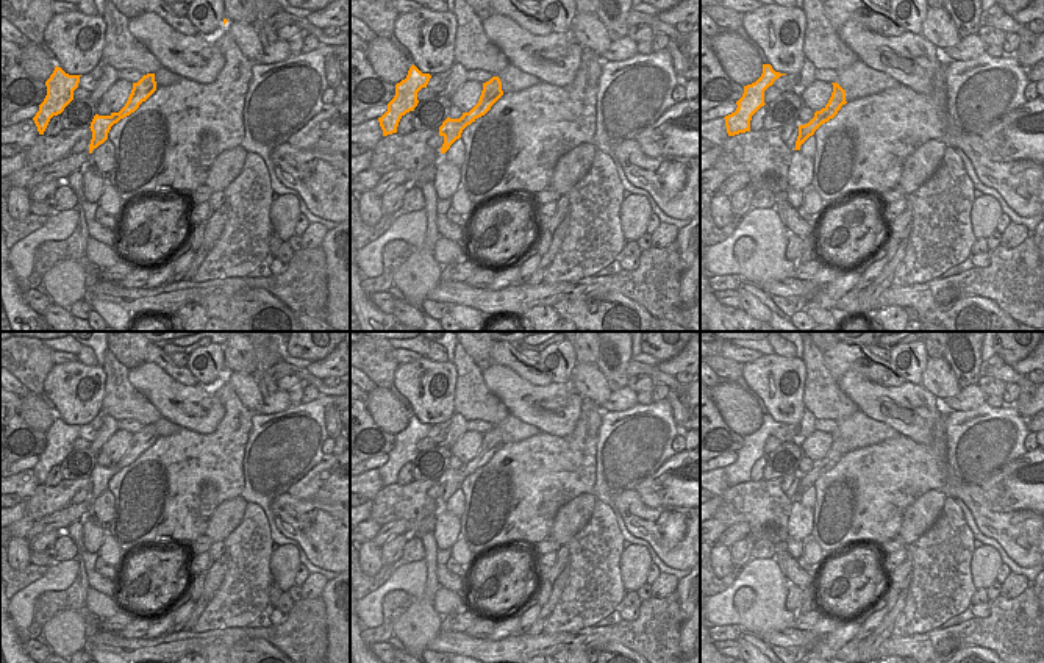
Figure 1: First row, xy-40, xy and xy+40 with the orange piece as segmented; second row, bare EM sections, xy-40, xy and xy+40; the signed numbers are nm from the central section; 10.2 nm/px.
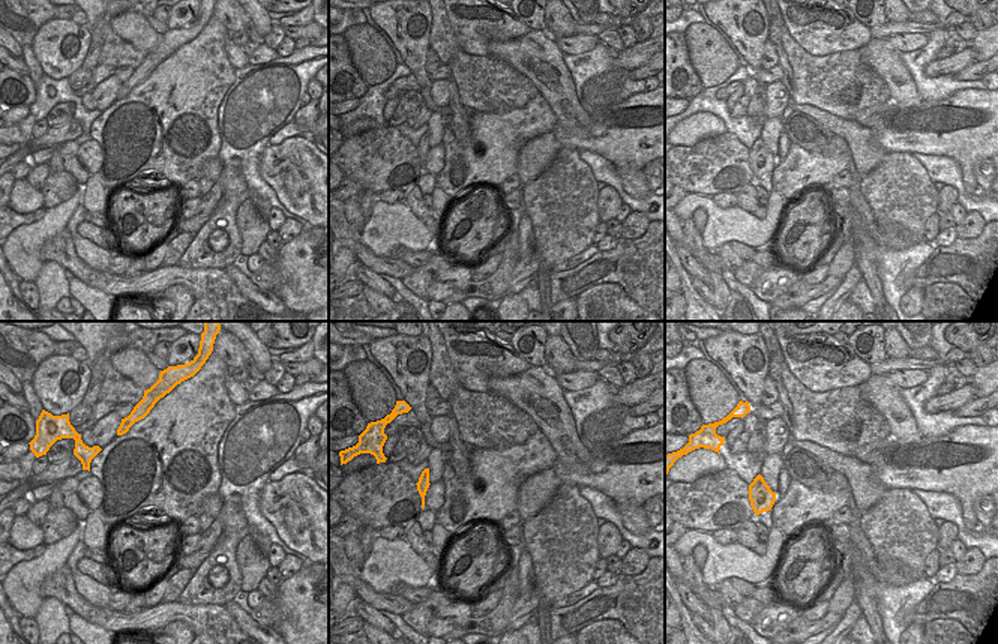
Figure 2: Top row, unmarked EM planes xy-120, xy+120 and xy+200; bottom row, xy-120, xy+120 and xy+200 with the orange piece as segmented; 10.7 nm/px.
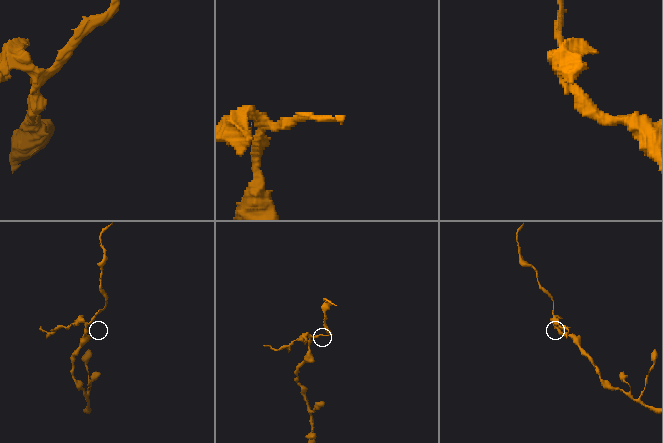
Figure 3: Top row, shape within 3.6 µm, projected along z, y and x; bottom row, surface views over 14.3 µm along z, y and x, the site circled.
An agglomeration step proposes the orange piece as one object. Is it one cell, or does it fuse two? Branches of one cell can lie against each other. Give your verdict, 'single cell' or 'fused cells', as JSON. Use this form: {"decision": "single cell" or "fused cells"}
{"decision": "fused cells"}

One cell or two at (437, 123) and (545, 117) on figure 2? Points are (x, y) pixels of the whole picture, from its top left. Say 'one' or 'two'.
two

